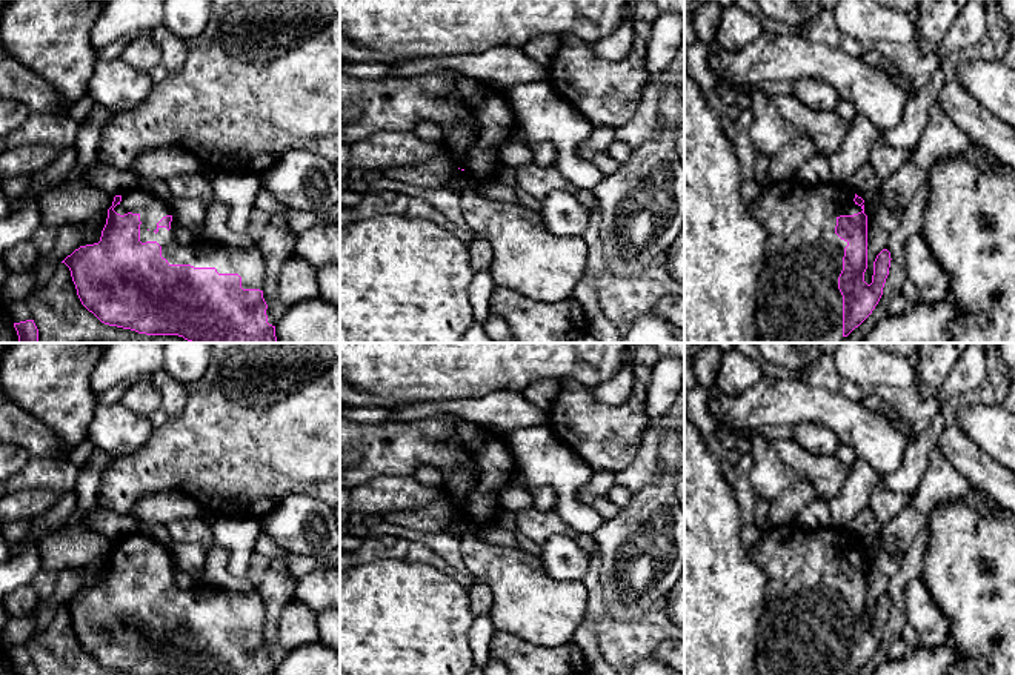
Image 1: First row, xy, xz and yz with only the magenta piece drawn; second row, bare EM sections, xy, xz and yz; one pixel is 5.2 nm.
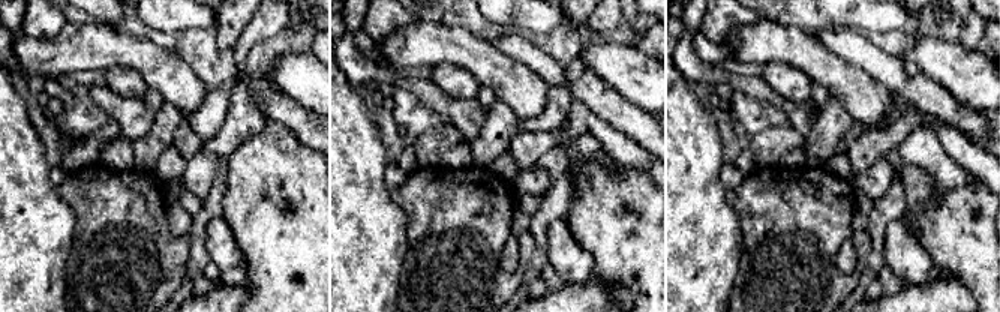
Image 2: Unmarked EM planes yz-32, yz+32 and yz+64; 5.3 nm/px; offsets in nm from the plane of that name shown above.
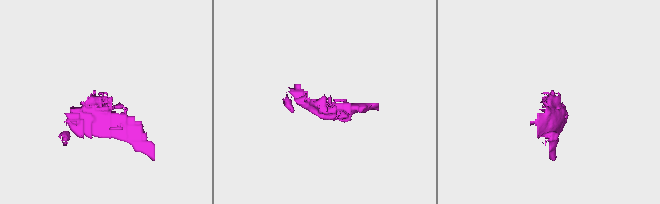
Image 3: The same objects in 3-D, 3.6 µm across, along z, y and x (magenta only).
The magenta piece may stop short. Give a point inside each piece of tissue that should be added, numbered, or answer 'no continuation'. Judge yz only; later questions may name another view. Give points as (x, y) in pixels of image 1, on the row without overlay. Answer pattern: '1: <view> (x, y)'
1: yz (798, 634)

